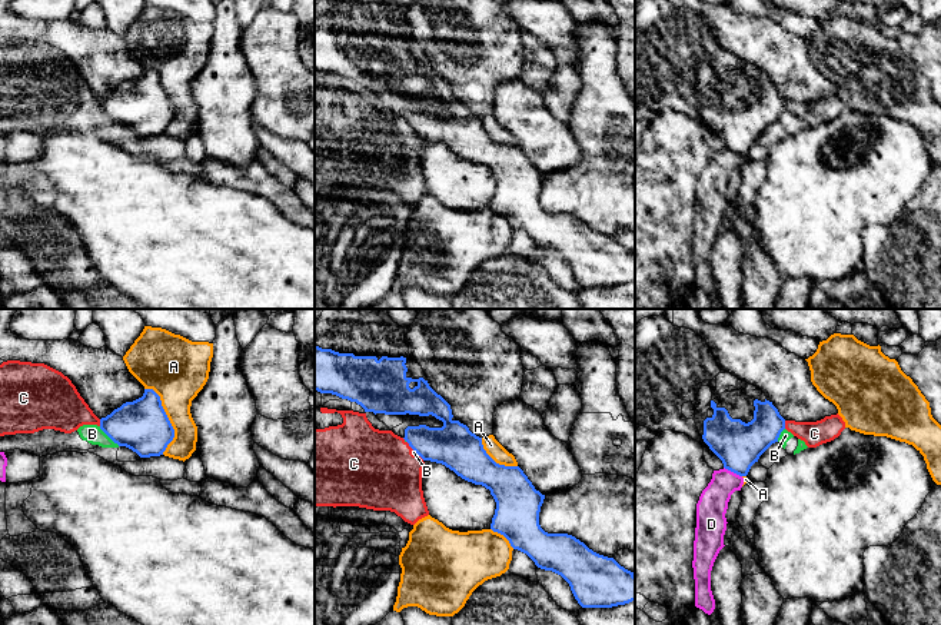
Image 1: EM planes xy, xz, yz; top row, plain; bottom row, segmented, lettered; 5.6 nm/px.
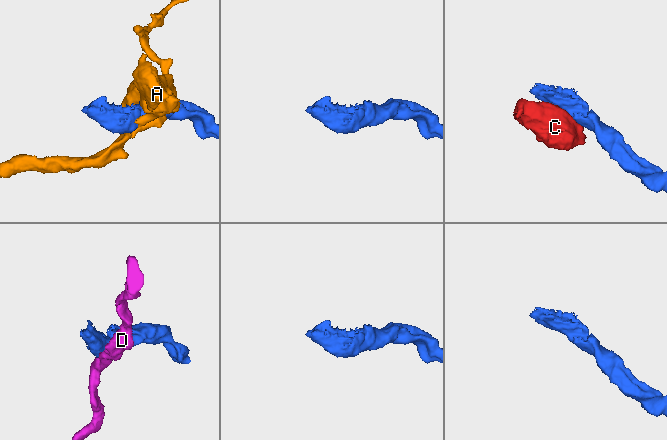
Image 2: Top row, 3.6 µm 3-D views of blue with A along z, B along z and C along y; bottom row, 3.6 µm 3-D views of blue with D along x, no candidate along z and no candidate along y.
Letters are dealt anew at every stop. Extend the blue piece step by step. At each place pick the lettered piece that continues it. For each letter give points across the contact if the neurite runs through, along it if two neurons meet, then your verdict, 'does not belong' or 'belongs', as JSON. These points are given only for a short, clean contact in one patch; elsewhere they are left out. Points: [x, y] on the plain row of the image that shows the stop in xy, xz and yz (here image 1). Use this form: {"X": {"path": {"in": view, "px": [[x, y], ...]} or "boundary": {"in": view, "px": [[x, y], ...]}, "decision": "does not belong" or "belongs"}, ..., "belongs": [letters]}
{"A": {"decision": "does not belong"}, "B": {"boundary": {"in": "xy", "px": [[99, 106], [119, 125]]}, "decision": "does not belong"}, "C": {"decision": "does not belong"}, "D": {"boundary": {"in": "yz", "px": [[724, 146], [741, 156]]}, "decision": "does not belong"}, "belongs": []}

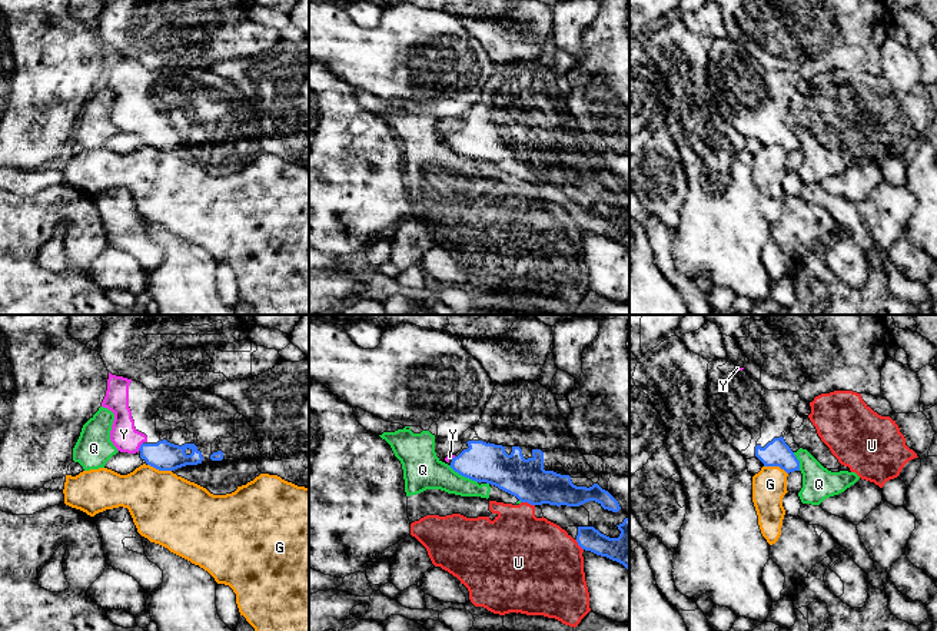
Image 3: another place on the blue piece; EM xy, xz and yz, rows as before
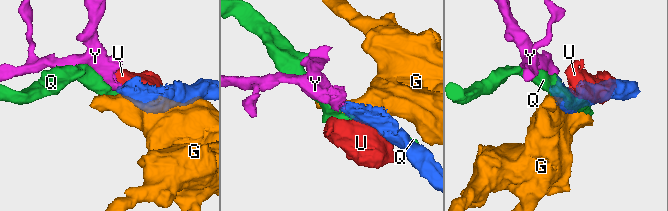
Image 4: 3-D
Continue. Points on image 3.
{"G": {"decision": "does not belong"}, "Q": {"decision": "does not belong"}, "U": {"decision": "does not belong"}, "Y": {"path": {"in": "xy", "px": [[163, 135], [152, 133], [140, 126], [123, 113]]}, "decision": "belongs"}, "belongs": ["Y"]}

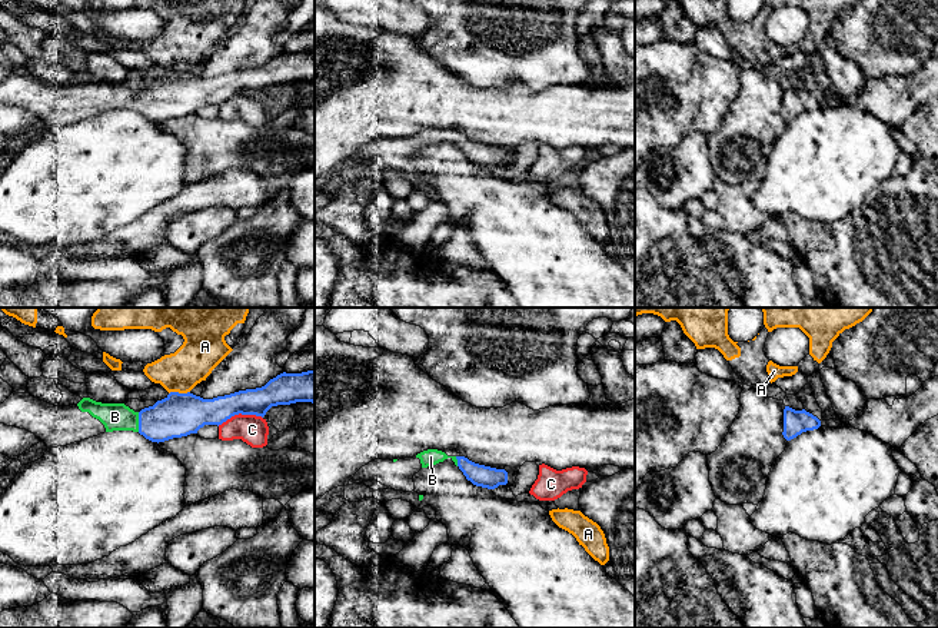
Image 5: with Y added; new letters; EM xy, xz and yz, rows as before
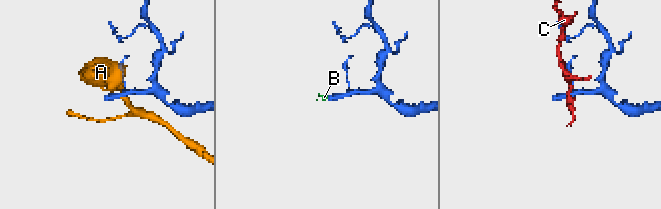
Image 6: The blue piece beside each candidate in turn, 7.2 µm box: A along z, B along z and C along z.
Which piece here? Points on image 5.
{"A": {"decision": "does not belong"}, "B": {"decision": "belongs"}, "C": {"boundary": {"in": "xy", "px": [[262, 96], [235, 93], [218, 105]]}, "decision": "does not belong"}, "belongs": ["B"]}

